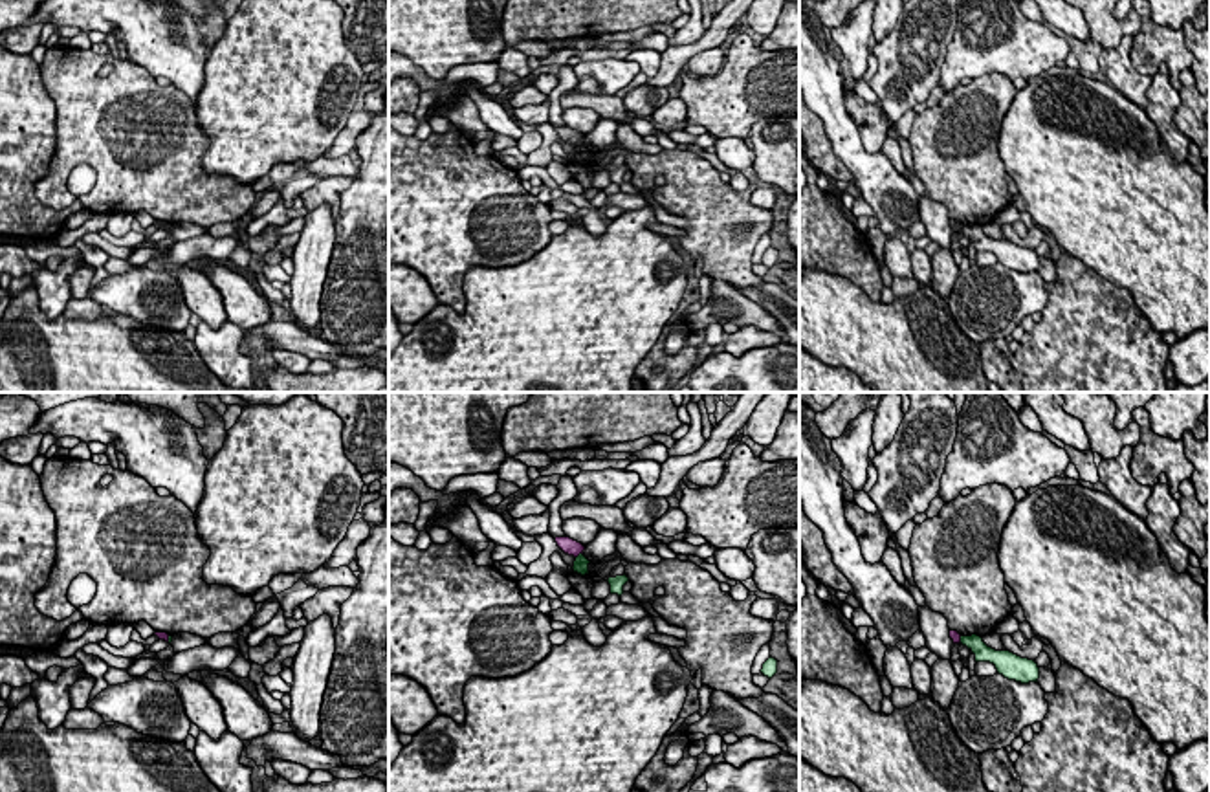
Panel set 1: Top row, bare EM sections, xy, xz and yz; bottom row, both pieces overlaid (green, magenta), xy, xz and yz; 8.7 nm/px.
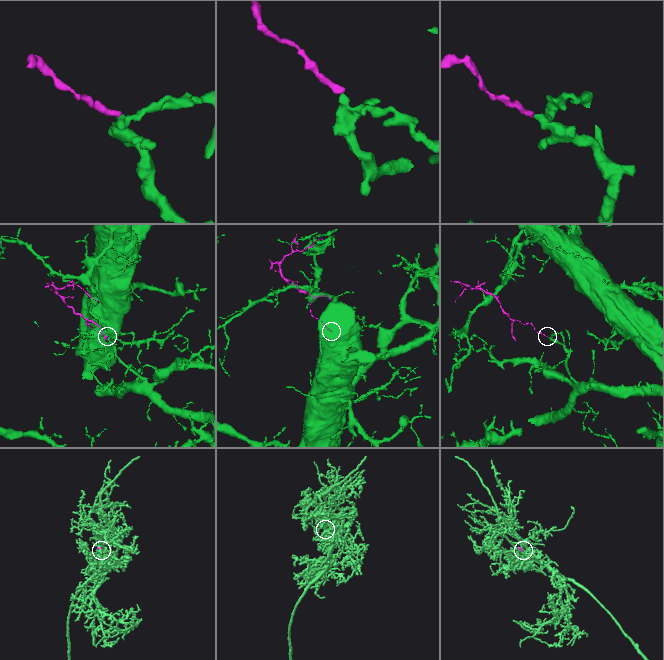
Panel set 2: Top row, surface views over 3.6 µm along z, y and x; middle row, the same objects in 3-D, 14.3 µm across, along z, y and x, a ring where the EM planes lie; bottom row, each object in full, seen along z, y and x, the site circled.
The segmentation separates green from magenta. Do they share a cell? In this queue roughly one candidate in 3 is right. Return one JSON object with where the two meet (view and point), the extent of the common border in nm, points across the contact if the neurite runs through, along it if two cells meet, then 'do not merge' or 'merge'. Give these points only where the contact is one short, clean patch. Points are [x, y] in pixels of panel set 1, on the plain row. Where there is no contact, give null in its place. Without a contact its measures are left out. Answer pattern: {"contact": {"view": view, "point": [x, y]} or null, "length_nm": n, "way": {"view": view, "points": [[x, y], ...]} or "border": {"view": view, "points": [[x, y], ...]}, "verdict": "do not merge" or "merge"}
{"contact": {"view": "xz", "point": [578, 145]}, "length_nm": 80, "border": {"view": "xz", "points": [[582, 142], [576, 147]]}, "verdict": "do not merge"}

